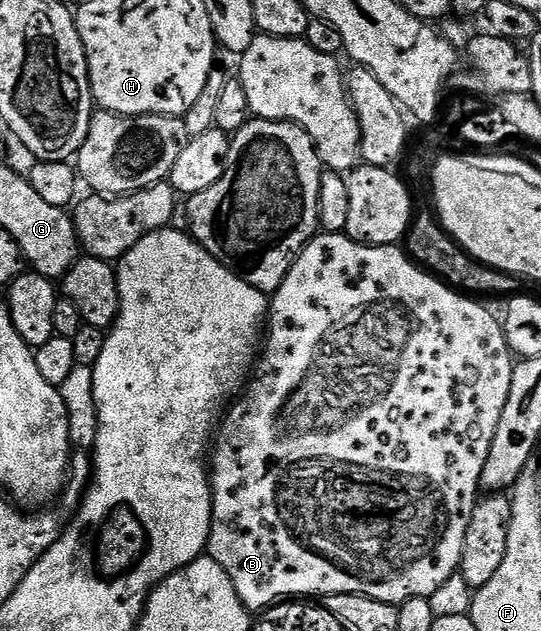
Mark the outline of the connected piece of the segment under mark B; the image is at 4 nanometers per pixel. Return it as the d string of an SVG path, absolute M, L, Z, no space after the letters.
M327 232L315 235L314 239L303 248L301 254L295 258L284 282L278 287L278 291L273 293L272 299L269 301L268 335L265 337L264 347L261 349L260 359L257 361L244 391L233 401L232 407L225 413L220 424L220 431L216 436L216 447L212 452L214 501L212 502L212 526L206 546L209 556L216 562L220 562L220 566L224 566L228 578L232 578L232 586L236 586L236 594L243 606L246 607L247 612L261 613L279 603L283 598L318 598L314 596L325 598L340 594L367 596L385 604L400 606L405 600L428 598L432 594L436 594L436 589L440 585L456 575L460 554L464 550L464 534L468 534L468 522L472 518L472 510L480 499L484 462L488 462L488 454L492 450L492 438L496 438L496 426L500 422L500 413L504 410L504 402L508 402L508 390L512 390L512 374L516 363L506 341L506 329L503 321L499 317L497 320L484 305L477 304L474 300L477 299L451 288L449 284L439 280L437 276L431 276L429 272L415 264L409 255L398 246L358 244L345 234Z

